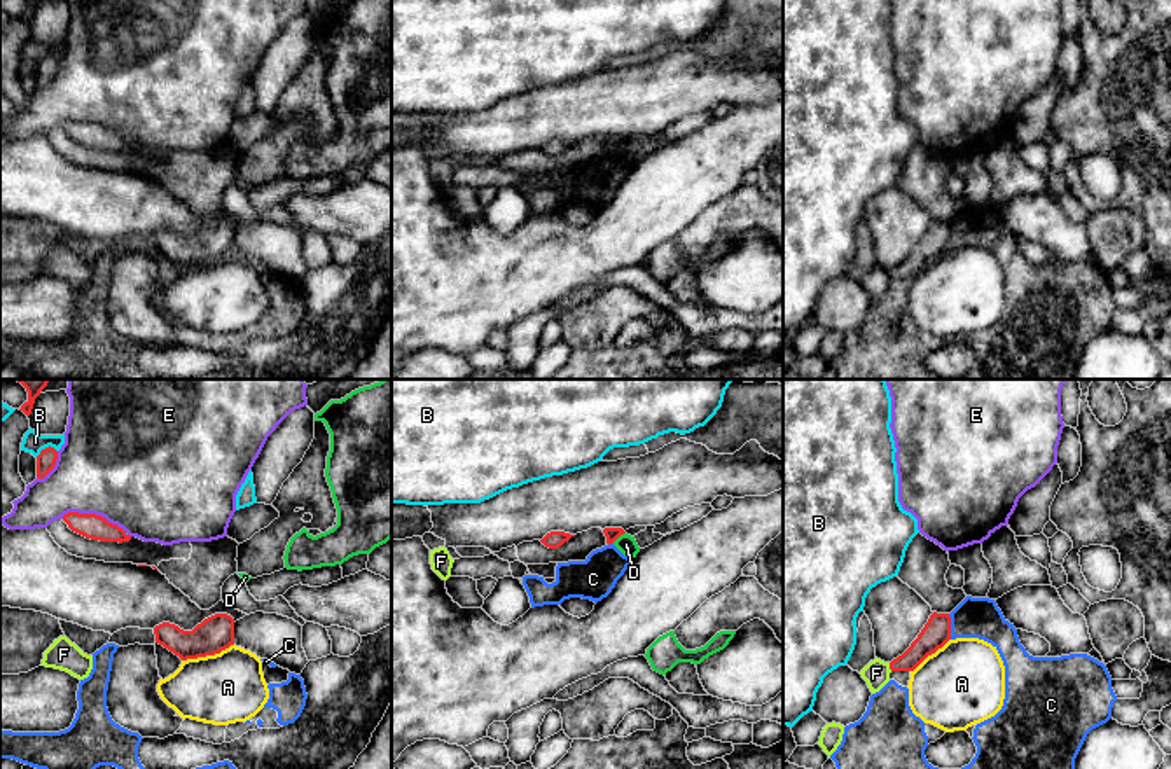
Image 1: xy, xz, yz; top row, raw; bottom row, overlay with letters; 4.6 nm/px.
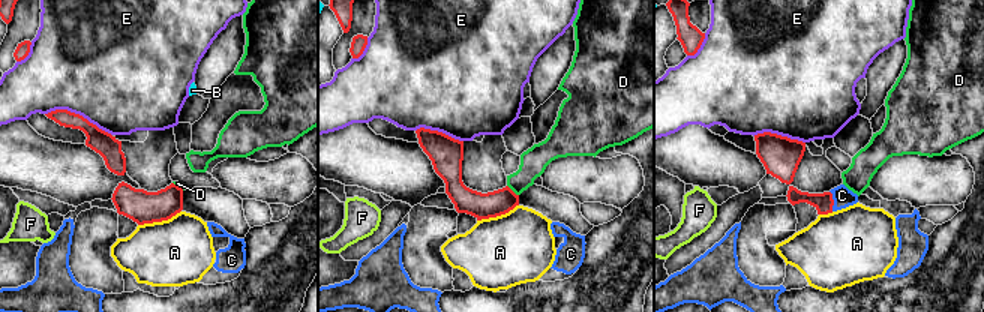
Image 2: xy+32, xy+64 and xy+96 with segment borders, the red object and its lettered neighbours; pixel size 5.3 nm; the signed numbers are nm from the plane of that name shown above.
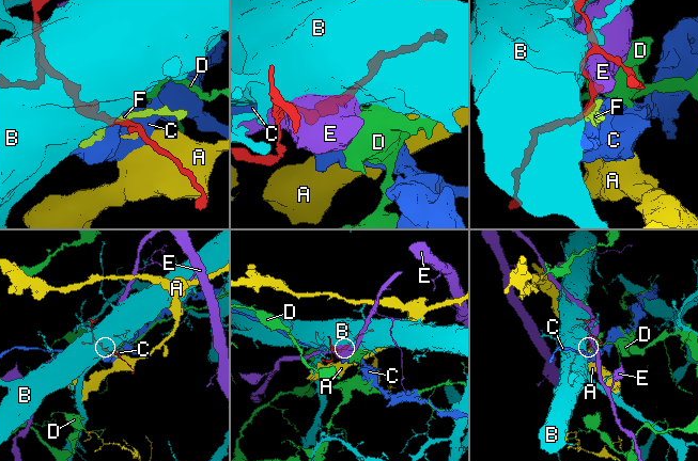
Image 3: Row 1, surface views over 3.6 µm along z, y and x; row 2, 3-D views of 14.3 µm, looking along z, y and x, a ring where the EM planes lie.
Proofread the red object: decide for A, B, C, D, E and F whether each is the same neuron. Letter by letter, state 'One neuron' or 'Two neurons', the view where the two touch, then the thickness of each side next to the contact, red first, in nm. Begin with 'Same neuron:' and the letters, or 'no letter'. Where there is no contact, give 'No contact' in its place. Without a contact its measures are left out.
Same neuron: no letter
A: Two neurons. Touches red in xy. Thickness 160 nm (red) against 320 nm
B: Two neurons. Touches red in xy. Thickness 90 nm (red) against 100 nm
C: Two neurons. Touches red in yz. Thickness 130 nm (red) against 190 nm
D: Two neurons. Touches red in xz. Thickness 60 nm (red) against 90 nm
E: Two neurons. Touches red in xy. Thickness 120 nm (red) against 500 nm
F: Two neurons. Touches red in yz. Thickness 120 nm (red) against 120 nm

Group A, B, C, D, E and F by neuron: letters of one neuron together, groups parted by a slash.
A / B / C / D / E / F

